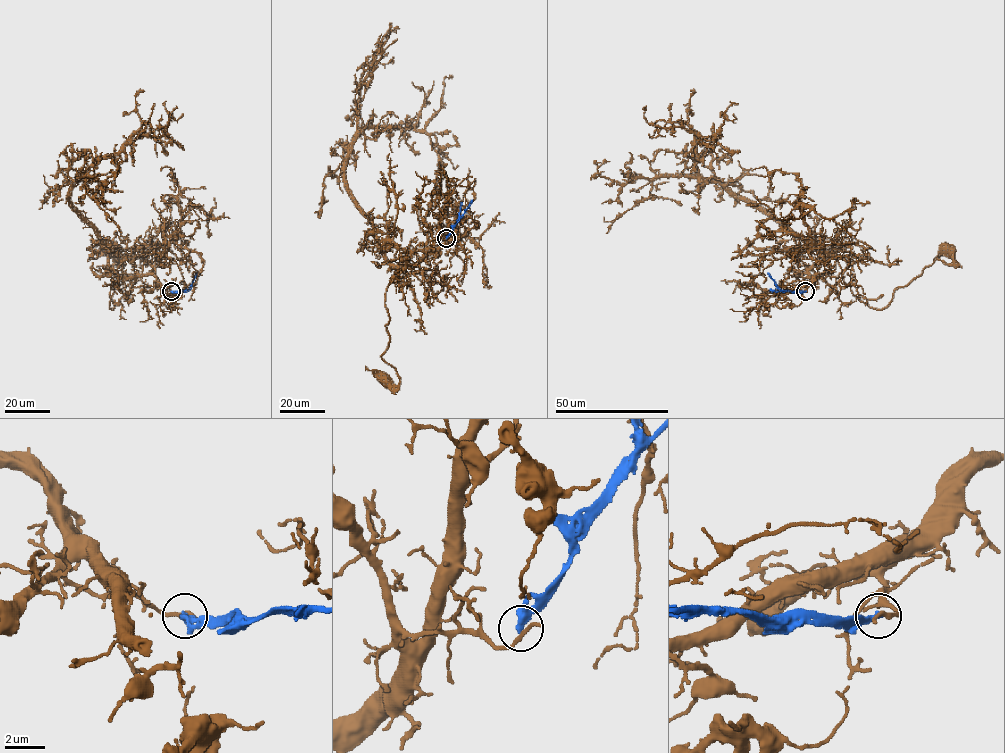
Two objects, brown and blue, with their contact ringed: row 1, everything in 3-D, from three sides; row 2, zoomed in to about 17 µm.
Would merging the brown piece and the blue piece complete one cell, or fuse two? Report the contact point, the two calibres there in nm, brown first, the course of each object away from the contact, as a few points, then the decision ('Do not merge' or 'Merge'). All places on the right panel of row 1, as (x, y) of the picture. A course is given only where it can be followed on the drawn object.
Place: (805, 291). Thickness 280 nm (brown) against 240 nm. Course of brown: (806, 291), (816, 275), (841, 277), (863, 302), (884, 308), (895, 290), (936, 259), (950, 264), (945, 250). Course of blue: (805, 291), (781, 290), (767, 273). Do not merge

